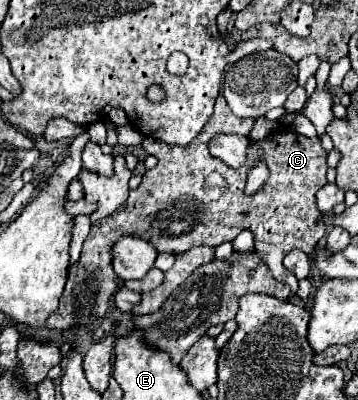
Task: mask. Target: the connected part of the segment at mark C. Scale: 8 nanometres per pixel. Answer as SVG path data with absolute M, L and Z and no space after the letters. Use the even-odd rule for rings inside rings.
M223 94L217 96L215 112L205 124L203 132L189 146L169 146L165 142L157 142L155 138L143 140L143 134L131 124L115 126L115 132L119 144L137 146L143 142L143 150L155 156L159 162L153 170L143 174L143 182L139 188L129 192L127 202L117 210L117 214L91 228L87 240L83 242L79 262L69 266L69 278L57 314L51 314L47 320L47 328L51 328L55 336L63 334L71 326L97 324L105 318L113 294L119 290L111 248L121 234L133 234L135 238L149 242L159 254L181 254L203 244L219 246L223 242L233 242L243 228L255 232L261 226L261 240L255 240L257 256L263 258L279 282L285 282L291 292L297 294L298 280L284 267L283 256L295 248L307 248L303 252L311 254L325 236L325 222L315 206L317 190L327 184L327 152L323 150L319 138L307 138L297 134L293 128L277 130L277 122L269 122L265 118L257 118L255 122L249 118L237 118L229 110ZM217 134L243 134L261 140L247 152L247 164L251 164L255 158L265 158L271 170L267 184L257 194L249 198L243 196L247 164L241 166L241 170L235 170L209 154L209 138Z

